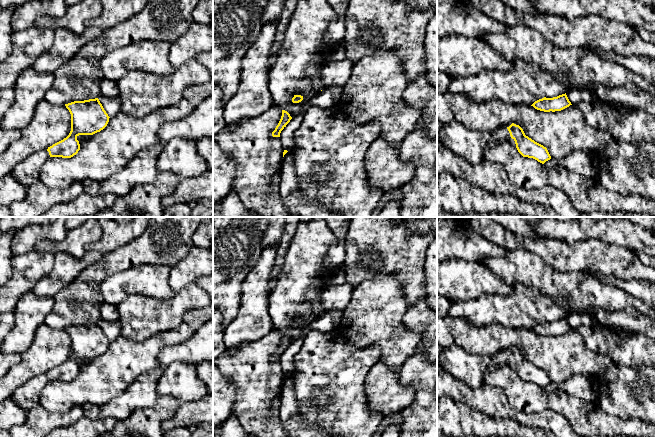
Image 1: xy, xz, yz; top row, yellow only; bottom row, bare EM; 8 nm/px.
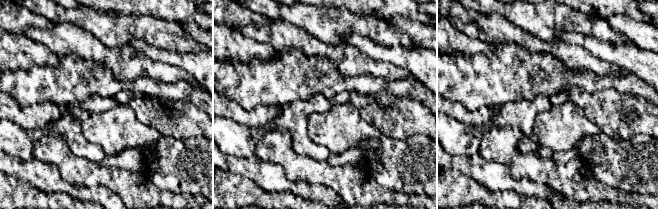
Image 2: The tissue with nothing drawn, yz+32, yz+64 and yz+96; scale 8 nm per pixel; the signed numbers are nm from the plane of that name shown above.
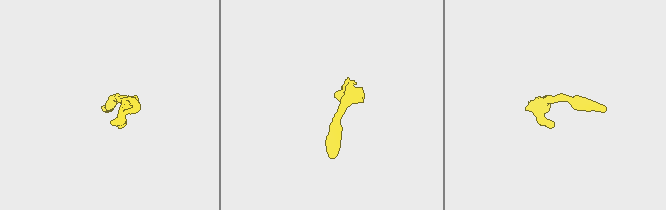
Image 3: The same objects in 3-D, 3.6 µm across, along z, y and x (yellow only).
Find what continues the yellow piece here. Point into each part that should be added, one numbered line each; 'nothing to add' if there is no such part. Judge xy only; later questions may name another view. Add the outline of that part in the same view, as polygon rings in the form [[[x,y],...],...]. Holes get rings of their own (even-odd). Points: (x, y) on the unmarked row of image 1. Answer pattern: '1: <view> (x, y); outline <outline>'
1: xy (27, 396); outline [[[47,374],[34,377],[30,381],[21,385],[10,398],[22,409],[28,411],[39,405],[42,390],[49,381],[50,379]]]

